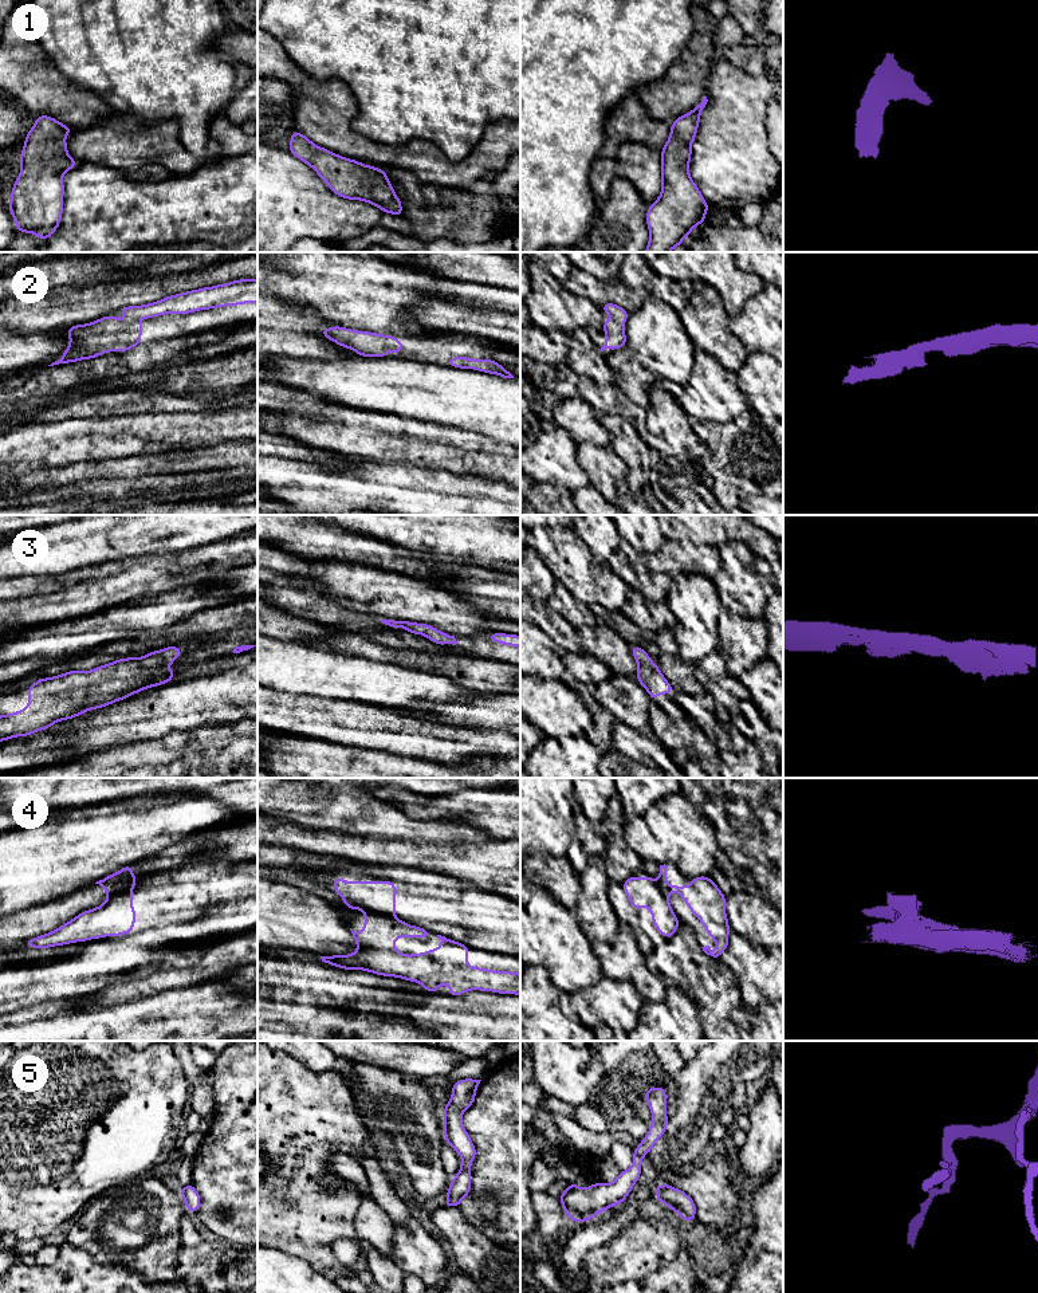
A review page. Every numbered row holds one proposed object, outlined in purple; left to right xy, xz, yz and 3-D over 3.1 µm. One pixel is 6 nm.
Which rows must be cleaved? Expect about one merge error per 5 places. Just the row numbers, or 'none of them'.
4

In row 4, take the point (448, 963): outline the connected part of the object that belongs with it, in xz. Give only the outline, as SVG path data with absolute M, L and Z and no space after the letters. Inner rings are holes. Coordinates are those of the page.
M371 912L362 915L366 917L363 931L354 932L350 928L358 950L350 955L321 956L322 962L343 970L363 970L416 982L428 993L436 993L441 985L448 983L451 990L447 995L452 997L471 990L520 995L520 974L469 967L468 946L437 935L441 940L439 948L405 955L393 946L397 939L402 935L426 939L430 932L396 917Z

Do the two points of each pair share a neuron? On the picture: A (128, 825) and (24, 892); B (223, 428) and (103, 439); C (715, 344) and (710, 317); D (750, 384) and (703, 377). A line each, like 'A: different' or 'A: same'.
A: same
B: same
C: same
D: different

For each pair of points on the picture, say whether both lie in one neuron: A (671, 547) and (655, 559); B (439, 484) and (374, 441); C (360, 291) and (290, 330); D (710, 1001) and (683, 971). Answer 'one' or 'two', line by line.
A: one
B: two
C: two
D: one

